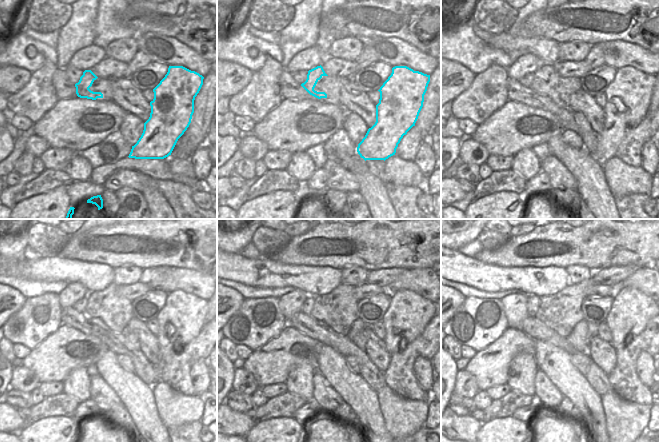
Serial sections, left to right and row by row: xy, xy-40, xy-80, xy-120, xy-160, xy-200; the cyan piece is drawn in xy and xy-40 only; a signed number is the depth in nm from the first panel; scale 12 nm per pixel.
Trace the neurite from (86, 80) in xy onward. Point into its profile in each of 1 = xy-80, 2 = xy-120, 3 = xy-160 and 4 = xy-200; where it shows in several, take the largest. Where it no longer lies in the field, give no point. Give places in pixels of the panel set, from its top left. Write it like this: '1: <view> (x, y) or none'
1: xy-80 (540, 74)
2: xy-120 (112, 290)
3: xy-160 (346, 290)
4: xy-200 (571, 290)

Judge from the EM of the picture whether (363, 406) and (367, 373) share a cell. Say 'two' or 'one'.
two

